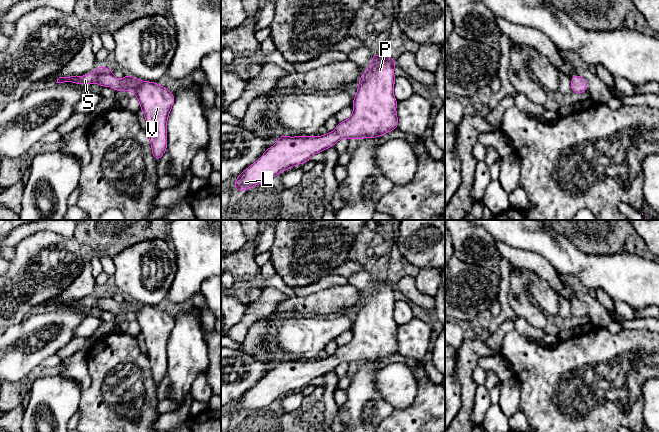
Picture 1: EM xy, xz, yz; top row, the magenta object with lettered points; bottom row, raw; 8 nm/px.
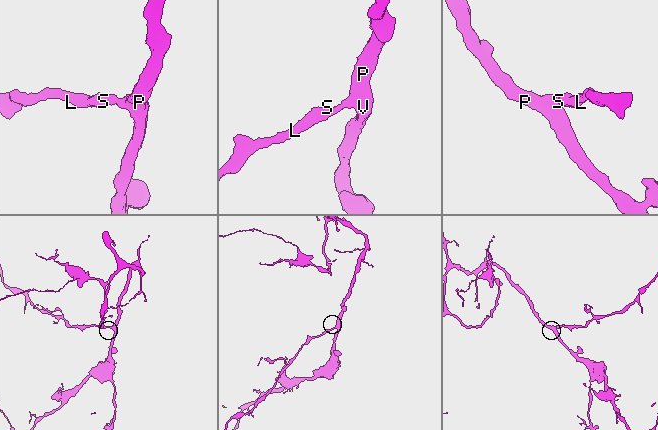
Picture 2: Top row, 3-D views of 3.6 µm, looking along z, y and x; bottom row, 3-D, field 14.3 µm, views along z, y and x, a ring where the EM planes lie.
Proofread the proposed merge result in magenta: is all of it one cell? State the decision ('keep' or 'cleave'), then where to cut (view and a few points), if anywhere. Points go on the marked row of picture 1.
keep; cut none

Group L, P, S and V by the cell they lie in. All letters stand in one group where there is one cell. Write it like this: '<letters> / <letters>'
L P S V

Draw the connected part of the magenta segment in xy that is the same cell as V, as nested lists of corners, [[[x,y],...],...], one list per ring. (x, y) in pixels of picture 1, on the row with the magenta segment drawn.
[[[102,66],[91,74],[84,76],[59,77],[56,83],[72,82],[75,84],[97,83],[101,87],[112,87],[117,91],[132,91],[140,102],[140,109],[144,113],[147,132],[152,148],[152,155],[156,161],[167,150],[167,120],[175,102],[175,96],[167,88],[156,82],[148,82],[136,79],[126,74],[118,80],[112,70]]]

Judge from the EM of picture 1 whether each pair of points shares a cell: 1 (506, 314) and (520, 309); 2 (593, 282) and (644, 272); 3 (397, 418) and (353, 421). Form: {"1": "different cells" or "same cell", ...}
{"1": "different cells", "2": "same cell", "3": "different cells"}

